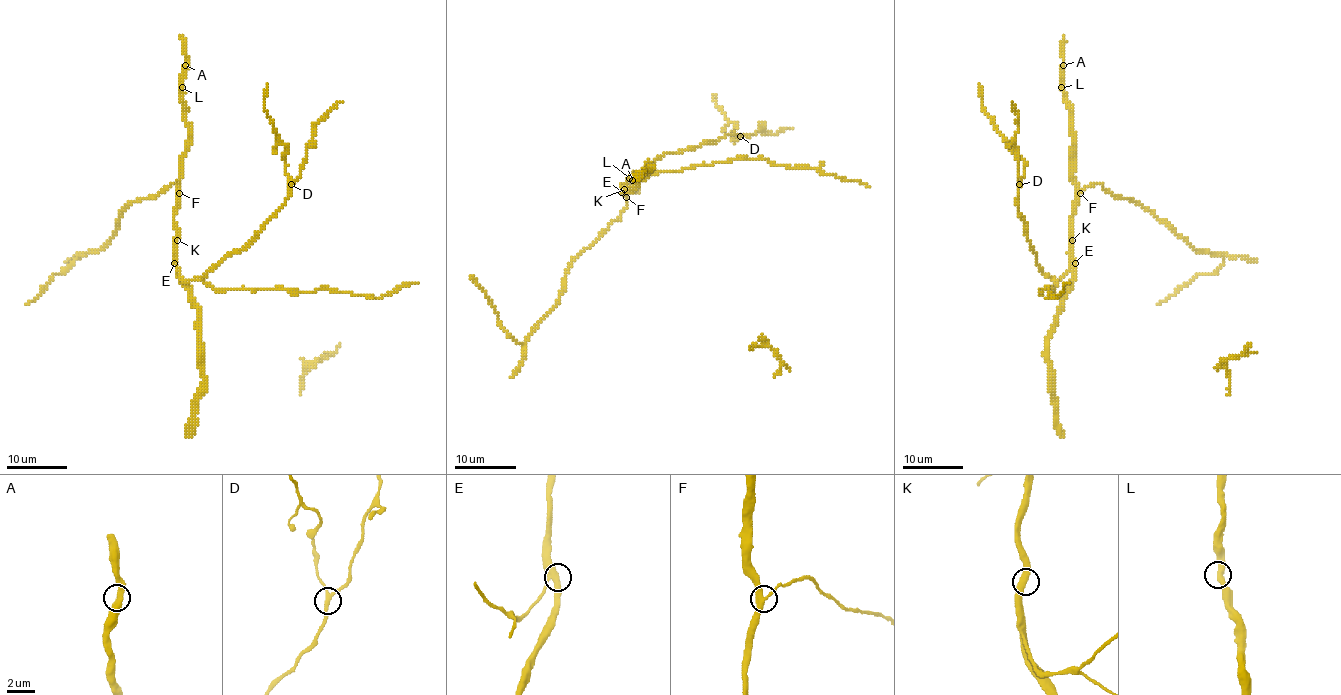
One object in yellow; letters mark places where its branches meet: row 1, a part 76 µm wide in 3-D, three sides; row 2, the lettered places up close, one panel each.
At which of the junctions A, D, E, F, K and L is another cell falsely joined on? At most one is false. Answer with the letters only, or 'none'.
none

